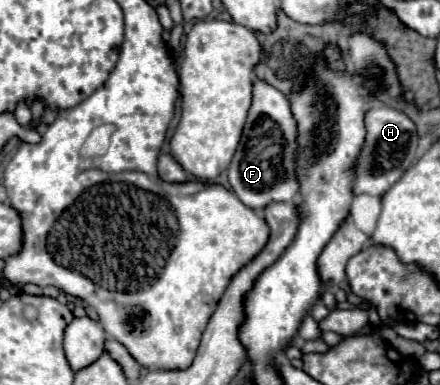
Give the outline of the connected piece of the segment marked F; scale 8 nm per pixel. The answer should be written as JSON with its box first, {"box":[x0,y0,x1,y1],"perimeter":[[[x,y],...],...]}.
{"box":[228,79,296,209],"perimeter":[[[254,79],[252,83],[252,105],[246,117],[246,125],[242,131],[240,145],[232,157],[230,169],[228,169],[228,181],[234,189],[234,193],[240,197],[240,201],[252,209],[262,209],[268,205],[268,201],[290,201],[296,197],[296,163],[292,161],[296,157],[296,121],[290,111],[290,103],[282,91],[266,83],[264,79]]]}

